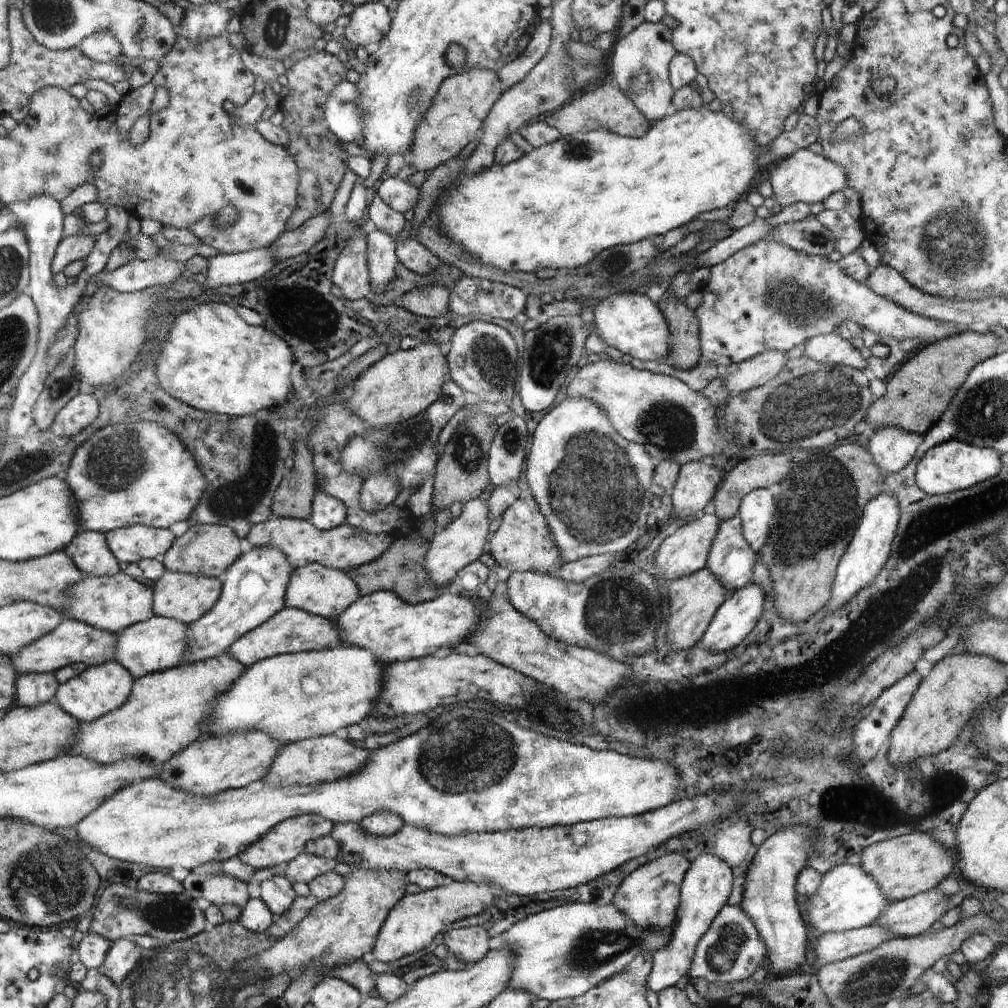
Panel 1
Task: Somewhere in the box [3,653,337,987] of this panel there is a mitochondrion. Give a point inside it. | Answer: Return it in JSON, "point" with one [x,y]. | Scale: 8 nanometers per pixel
{"point":[51,879]}

